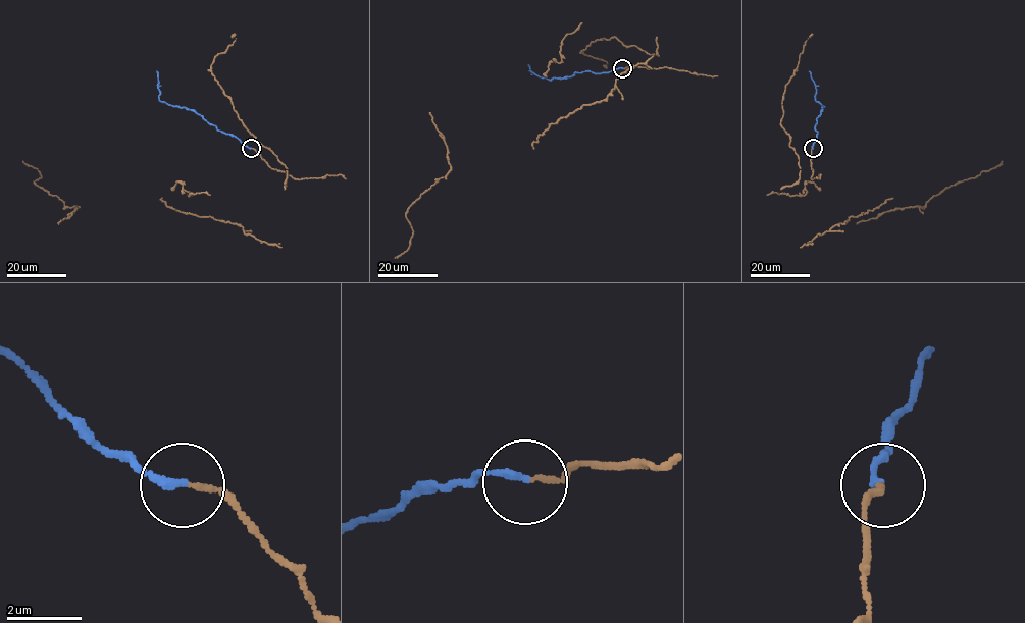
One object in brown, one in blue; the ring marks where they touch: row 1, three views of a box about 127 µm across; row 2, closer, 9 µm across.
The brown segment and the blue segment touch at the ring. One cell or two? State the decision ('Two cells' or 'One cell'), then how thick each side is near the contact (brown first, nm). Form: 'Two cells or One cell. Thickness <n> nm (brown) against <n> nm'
One cell. Thickness 130 nm (brown) against 200 nm

